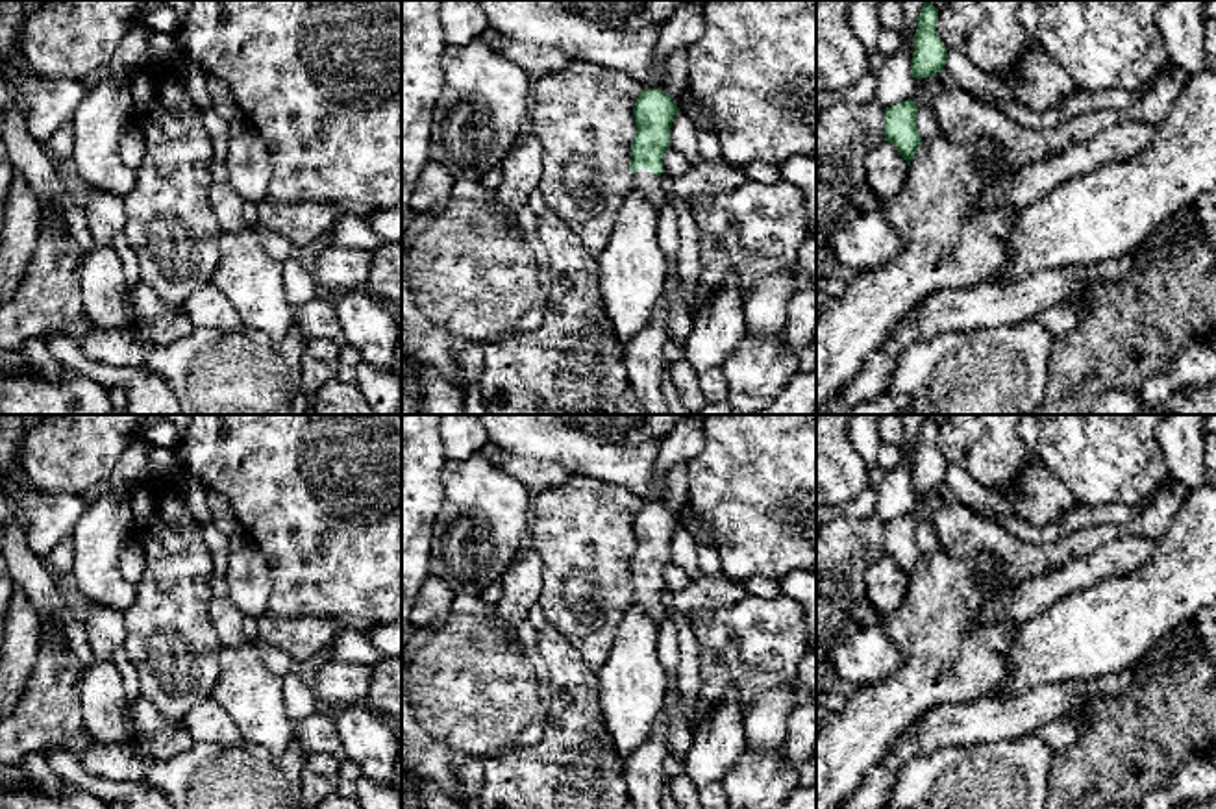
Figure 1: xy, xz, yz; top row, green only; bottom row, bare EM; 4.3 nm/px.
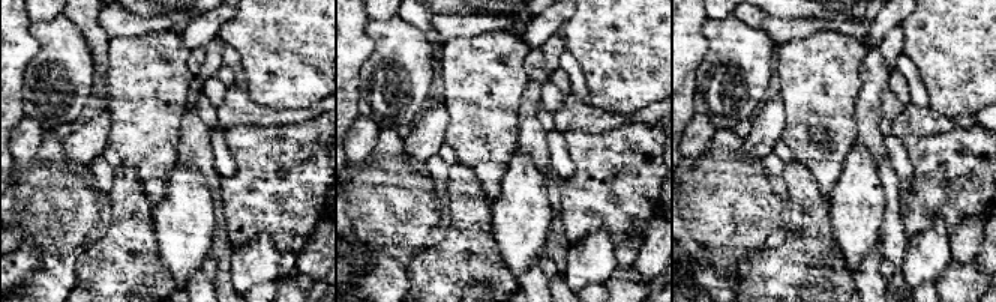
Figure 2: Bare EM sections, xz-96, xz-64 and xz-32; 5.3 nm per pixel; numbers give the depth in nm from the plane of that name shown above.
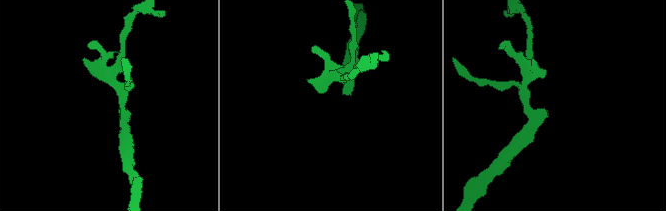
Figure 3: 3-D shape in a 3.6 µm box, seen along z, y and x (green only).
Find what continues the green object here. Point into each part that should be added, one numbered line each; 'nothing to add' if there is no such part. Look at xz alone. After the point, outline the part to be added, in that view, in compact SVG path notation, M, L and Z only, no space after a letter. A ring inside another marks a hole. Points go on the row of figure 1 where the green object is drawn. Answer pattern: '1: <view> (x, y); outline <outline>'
1: xz (648, 184); outline M640 167L633 174L633 189L639 191L661 215L666 207L666 193L661 187L661 178L650 168Z

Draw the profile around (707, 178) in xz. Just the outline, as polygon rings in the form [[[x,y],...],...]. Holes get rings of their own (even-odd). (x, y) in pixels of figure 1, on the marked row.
[[[700,159],[672,180],[672,194],[692,207],[694,198],[713,198],[729,193],[746,181],[744,168],[722,159]]]

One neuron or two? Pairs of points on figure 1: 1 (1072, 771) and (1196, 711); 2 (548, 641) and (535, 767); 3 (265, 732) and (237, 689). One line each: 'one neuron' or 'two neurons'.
1: one neuron
2: one neuron
3: one neuron

